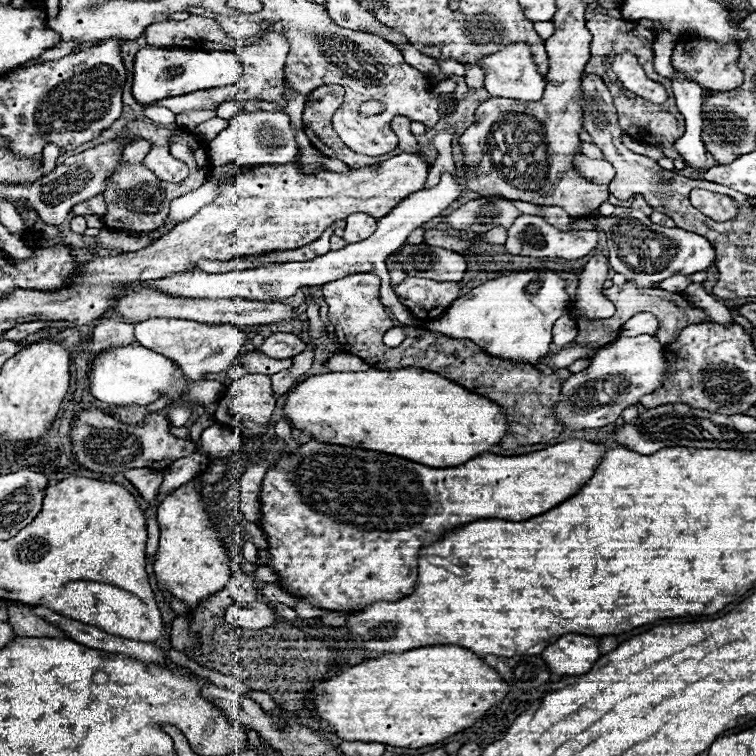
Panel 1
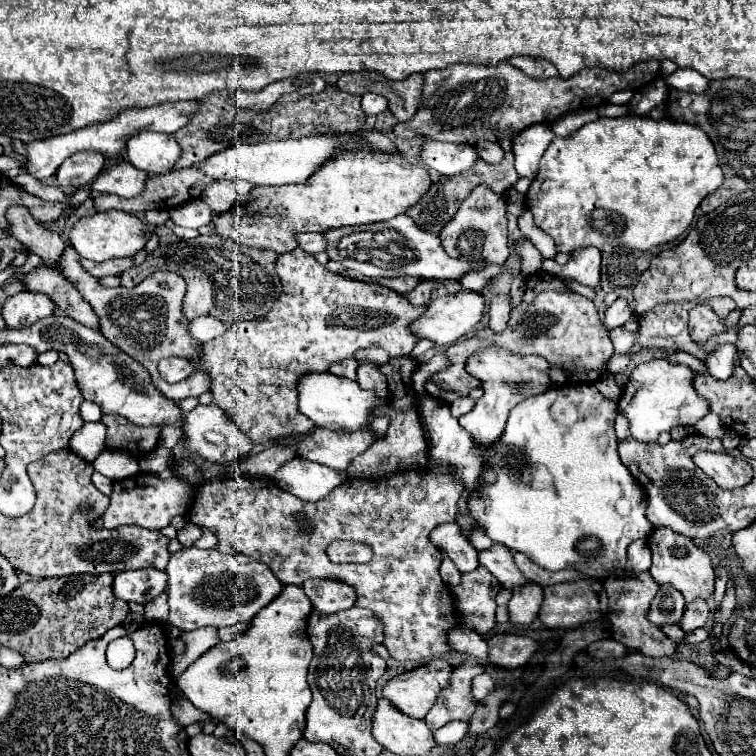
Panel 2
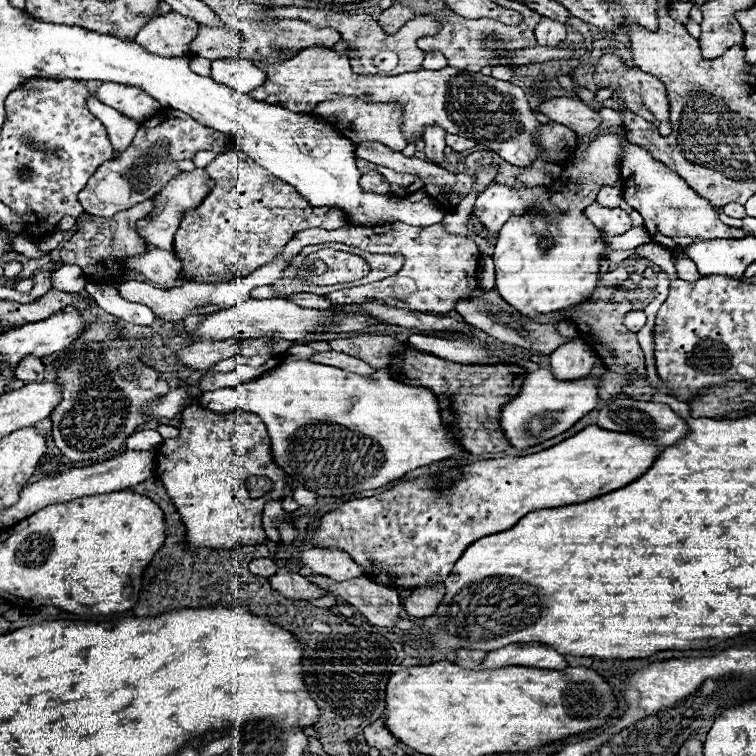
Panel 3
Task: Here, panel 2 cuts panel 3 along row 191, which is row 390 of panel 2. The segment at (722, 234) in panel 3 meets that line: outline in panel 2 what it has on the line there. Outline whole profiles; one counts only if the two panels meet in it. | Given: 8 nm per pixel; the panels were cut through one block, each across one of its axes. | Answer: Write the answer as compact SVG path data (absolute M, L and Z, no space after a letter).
M656 358L650 362L642 362L638 364L632 374L628 384L622 390L622 396L618 400L618 412L622 416L626 416L628 426L630 426L630 434L632 438L640 440L640 442L656 442L660 432L670 432L674 426L694 426L702 416L708 414L708 402L696 394L696 390L692 388L692 370L684 364L672 364L666 358Z

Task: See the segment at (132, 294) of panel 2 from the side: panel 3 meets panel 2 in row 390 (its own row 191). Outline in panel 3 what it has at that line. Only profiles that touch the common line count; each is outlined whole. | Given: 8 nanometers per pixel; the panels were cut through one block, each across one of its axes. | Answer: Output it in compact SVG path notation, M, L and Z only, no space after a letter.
M196 168L194 172L182 172L180 176L176 176L168 186L164 186L156 196L154 196L154 210L152 214L148 214L148 218L143 218L138 221L136 225L136 232L146 240L148 246L154 246L154 248L162 248L162 250L168 250L172 252L174 250L174 234L184 218L186 212L194 210L194 206L200 206L200 202L206 198L208 190L206 190L206 180L208 180L208 174L200 168Z

